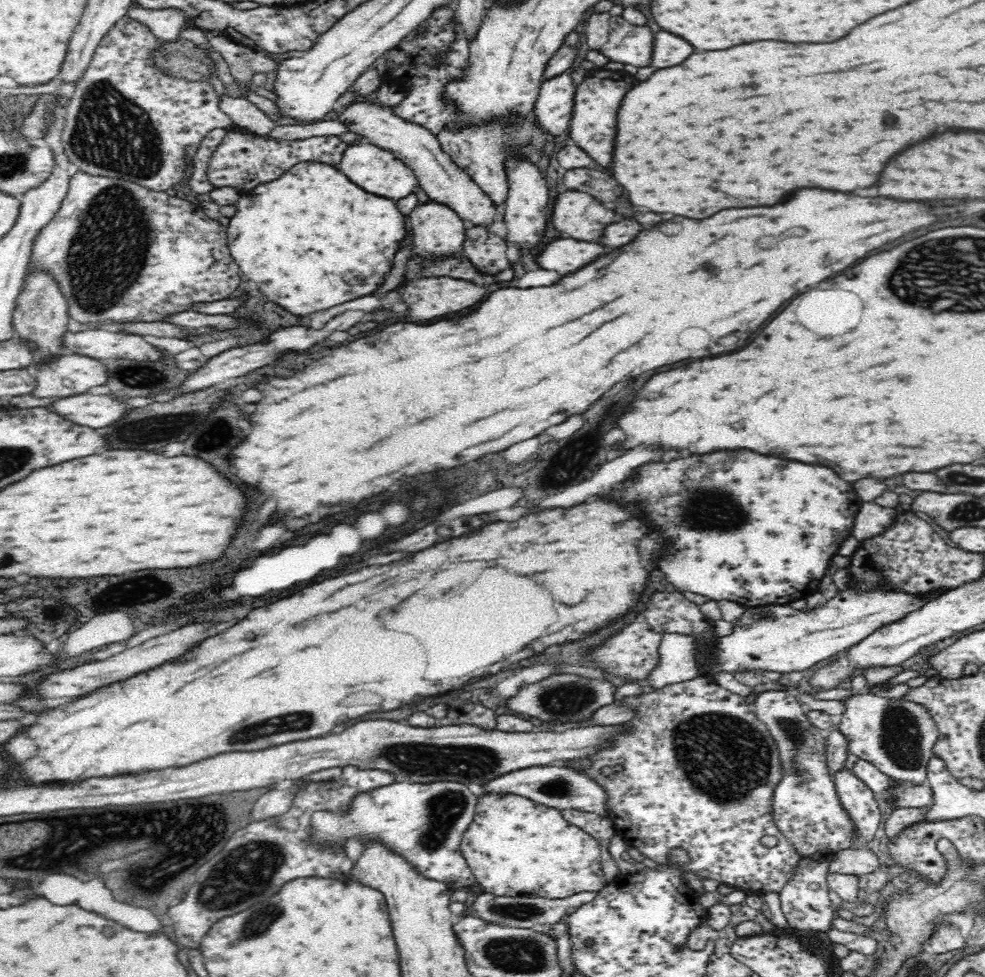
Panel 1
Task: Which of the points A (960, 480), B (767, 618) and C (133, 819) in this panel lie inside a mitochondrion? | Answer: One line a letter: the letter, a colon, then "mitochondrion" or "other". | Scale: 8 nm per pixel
A: mitochondrion
B: mitochondrion
C: other

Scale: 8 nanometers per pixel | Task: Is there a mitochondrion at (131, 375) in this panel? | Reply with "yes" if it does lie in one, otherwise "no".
yes

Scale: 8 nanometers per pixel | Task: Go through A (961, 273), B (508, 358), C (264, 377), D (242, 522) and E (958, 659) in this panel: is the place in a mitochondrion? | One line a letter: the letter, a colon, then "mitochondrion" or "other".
A: mitochondrion
B: mitochondrion
C: other
D: other
E: other

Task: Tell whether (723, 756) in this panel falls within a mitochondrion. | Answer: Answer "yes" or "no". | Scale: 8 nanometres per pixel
yes

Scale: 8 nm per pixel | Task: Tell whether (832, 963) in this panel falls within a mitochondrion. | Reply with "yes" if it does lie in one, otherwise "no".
no

